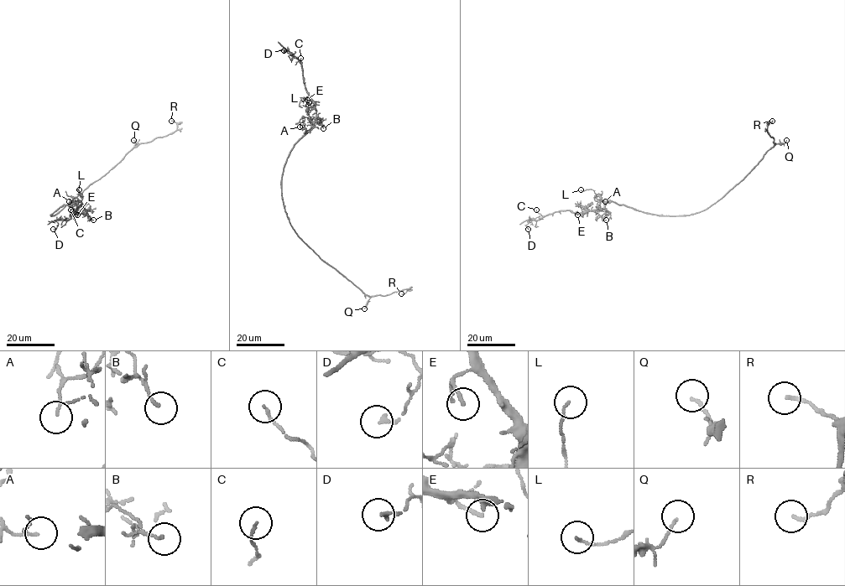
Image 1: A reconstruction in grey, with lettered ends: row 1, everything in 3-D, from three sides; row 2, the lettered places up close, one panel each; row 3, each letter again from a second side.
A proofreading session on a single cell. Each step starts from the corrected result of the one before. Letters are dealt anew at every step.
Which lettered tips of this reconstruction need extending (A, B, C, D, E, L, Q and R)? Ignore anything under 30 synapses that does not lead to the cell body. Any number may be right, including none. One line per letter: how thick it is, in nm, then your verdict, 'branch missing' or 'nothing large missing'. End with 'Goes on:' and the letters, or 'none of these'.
A: 100 nm thick; nothing large missing
B: 130 nm thick; nothing large missing
C: 100 nm thick; nothing large missing
D: 180 nm thick; nothing large missing
E: 140 nm thick; nothing large missing
L: 90 nm thick; nothing large missing
Q: 120 nm thick; nothing large missing
R: 130 nm thick; nothing large missing
Goes on: none of these

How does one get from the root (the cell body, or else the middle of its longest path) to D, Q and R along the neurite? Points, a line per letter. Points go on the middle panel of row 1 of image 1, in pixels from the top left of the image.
D: (284, 207), (284, 166), (294, 145), (314, 126), (315, 109), (300, 62), (289, 49), (284, 50)
Q: (284, 207), (295, 233), (321, 259), (369, 298), (364, 308)
R: (284, 207), (295, 233), (321, 259), (366, 294), (385, 296), (407, 289), (401, 293)

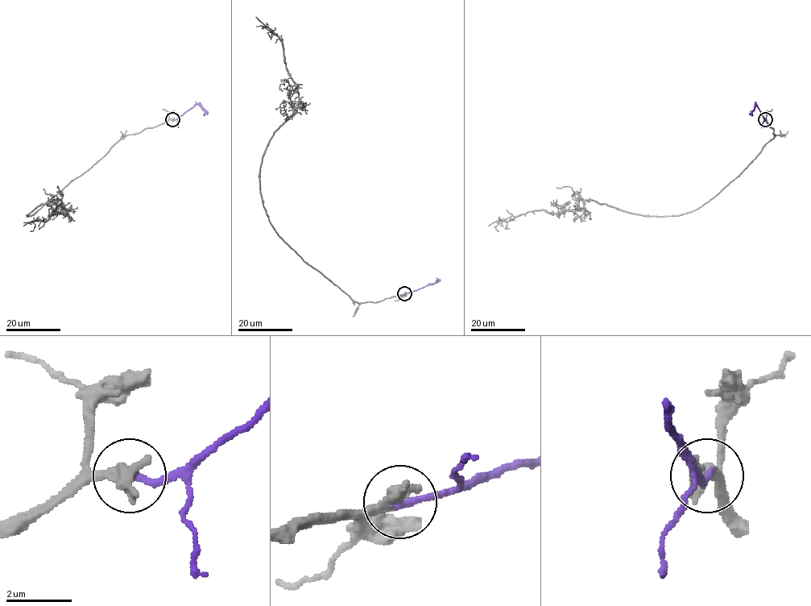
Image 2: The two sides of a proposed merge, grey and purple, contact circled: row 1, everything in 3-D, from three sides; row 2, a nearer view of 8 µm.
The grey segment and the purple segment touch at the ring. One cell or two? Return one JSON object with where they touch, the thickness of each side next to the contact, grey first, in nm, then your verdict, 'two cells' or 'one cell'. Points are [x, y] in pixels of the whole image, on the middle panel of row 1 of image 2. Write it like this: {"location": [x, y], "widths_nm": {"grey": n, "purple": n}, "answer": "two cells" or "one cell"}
{"location": [404, 293], "widths_nm": {"grey": 480, "purple": 240}, "answer": "one cell"}

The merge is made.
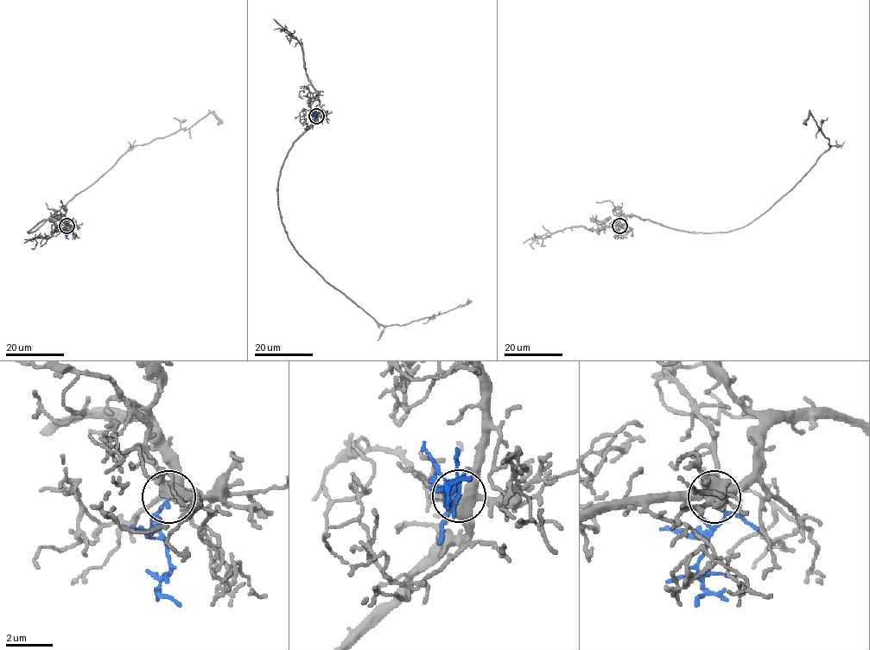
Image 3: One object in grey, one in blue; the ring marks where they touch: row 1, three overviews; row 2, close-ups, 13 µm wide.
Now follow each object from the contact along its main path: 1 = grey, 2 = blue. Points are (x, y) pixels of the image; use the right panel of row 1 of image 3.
1: (619, 226), (627, 216), (637, 215), (691, 232), (741, 227), (767, 211), (829, 146), (810, 112), (806, 125)
2: (619, 226), (618, 235), (621, 237)

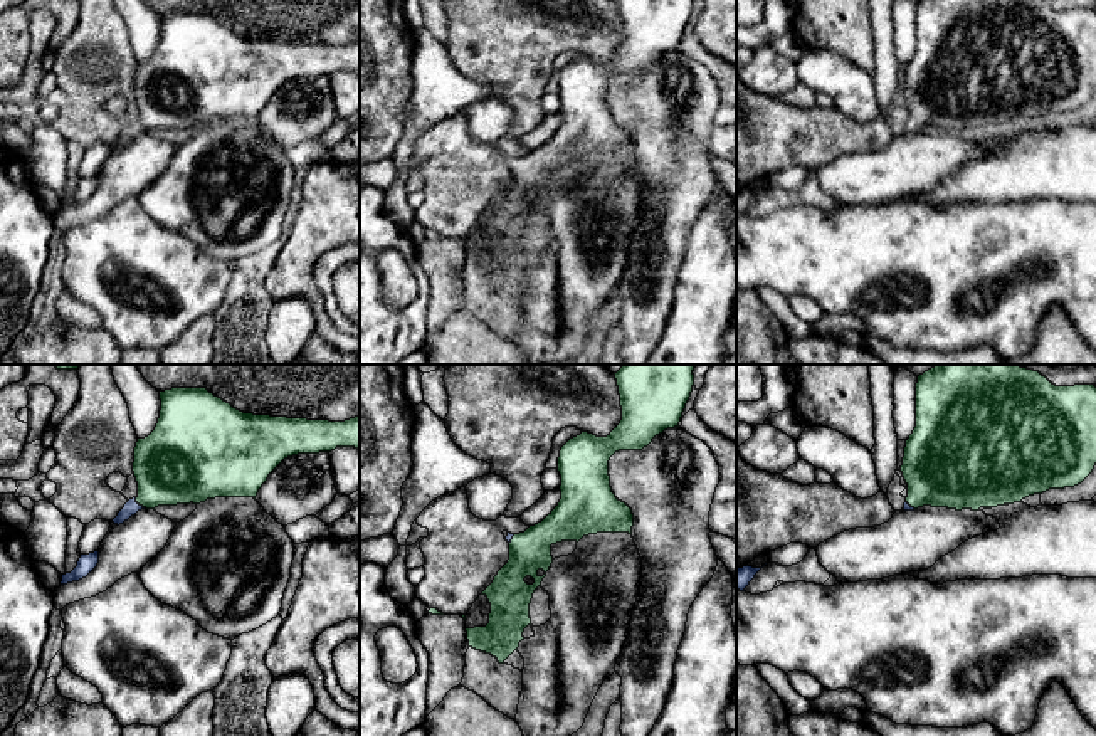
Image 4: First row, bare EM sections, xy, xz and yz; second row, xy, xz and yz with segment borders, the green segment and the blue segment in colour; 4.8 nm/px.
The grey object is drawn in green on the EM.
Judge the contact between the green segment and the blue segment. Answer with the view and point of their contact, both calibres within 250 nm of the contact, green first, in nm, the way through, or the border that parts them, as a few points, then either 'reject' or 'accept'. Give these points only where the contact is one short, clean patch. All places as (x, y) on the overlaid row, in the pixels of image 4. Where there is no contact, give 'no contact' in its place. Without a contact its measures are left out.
contact xy (138, 503); calibres 380 and 70 nm; way xy (173, 464), (138, 503), (131, 506); accept

